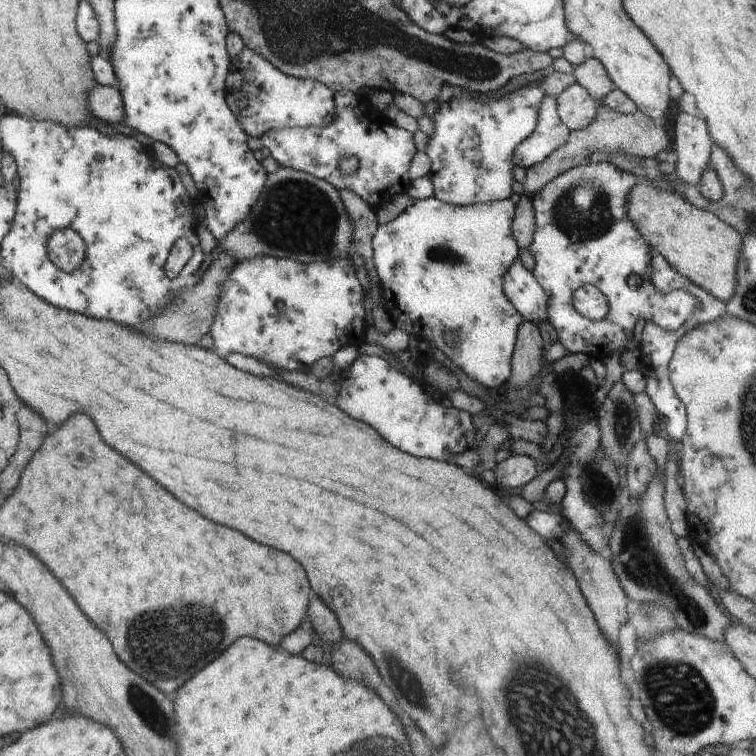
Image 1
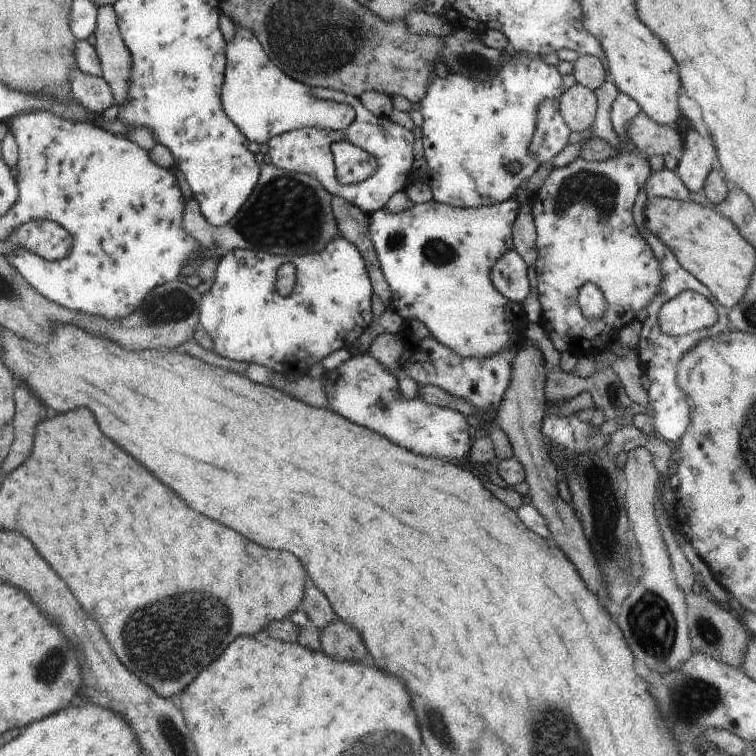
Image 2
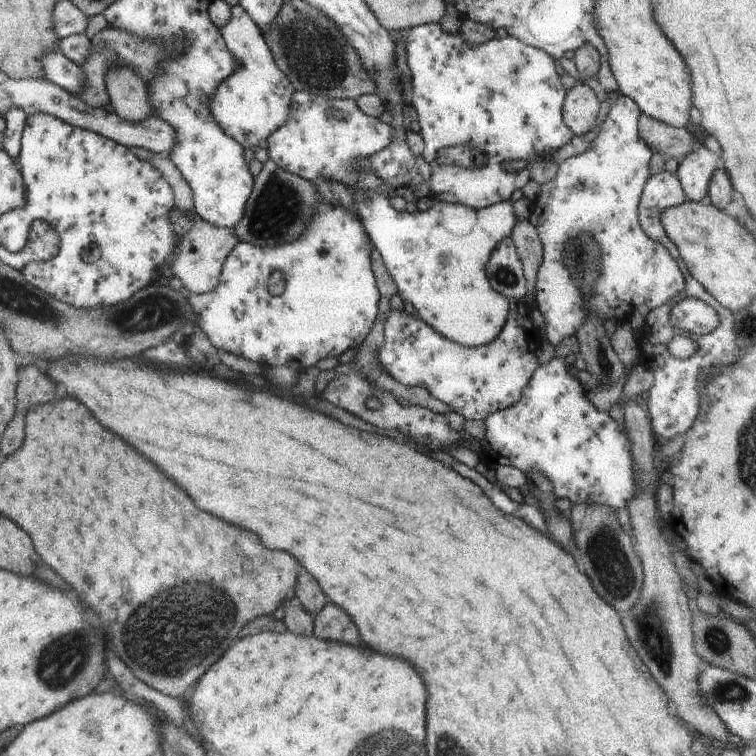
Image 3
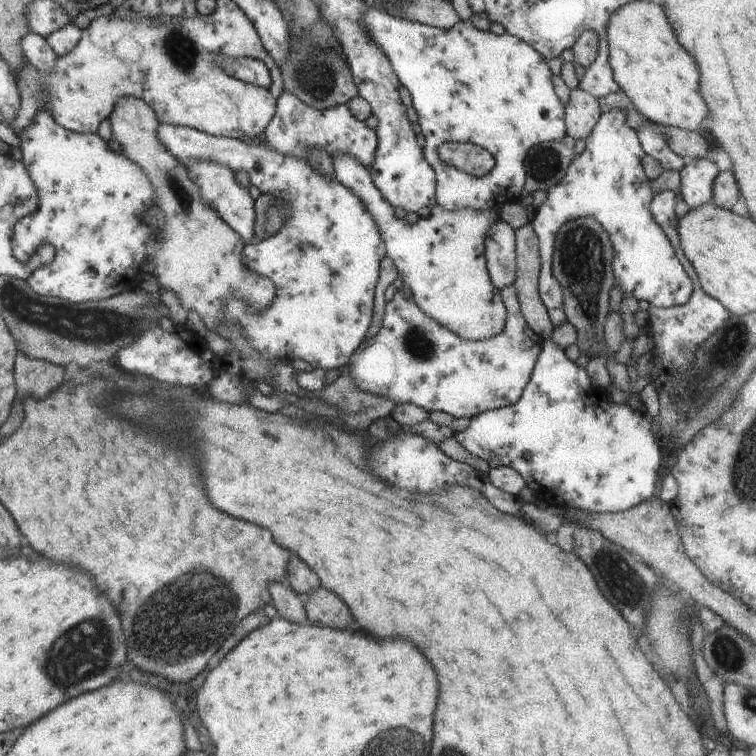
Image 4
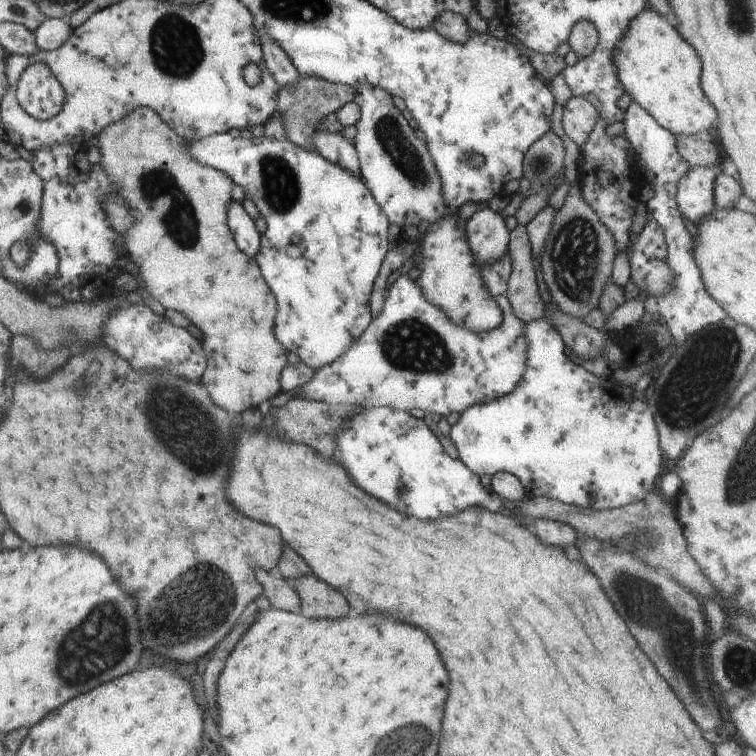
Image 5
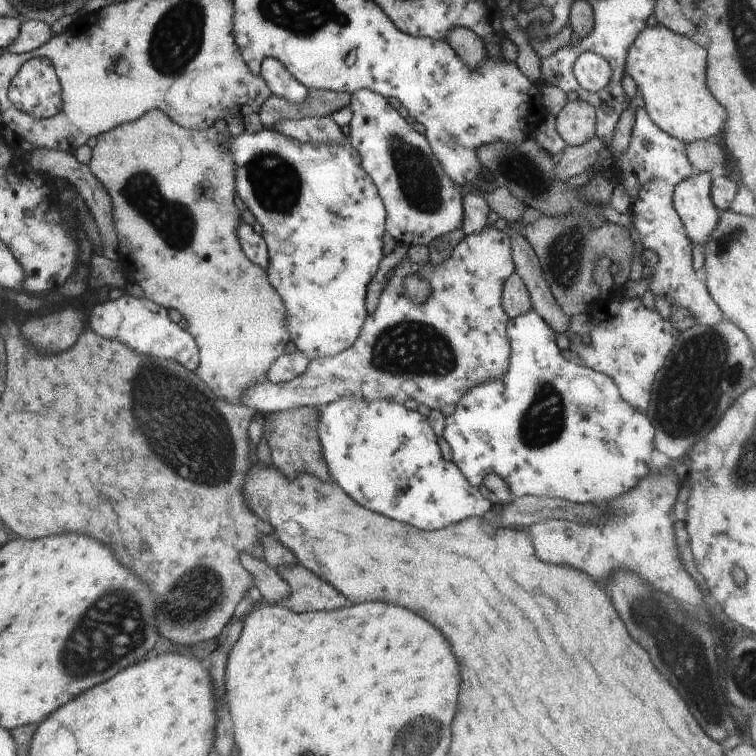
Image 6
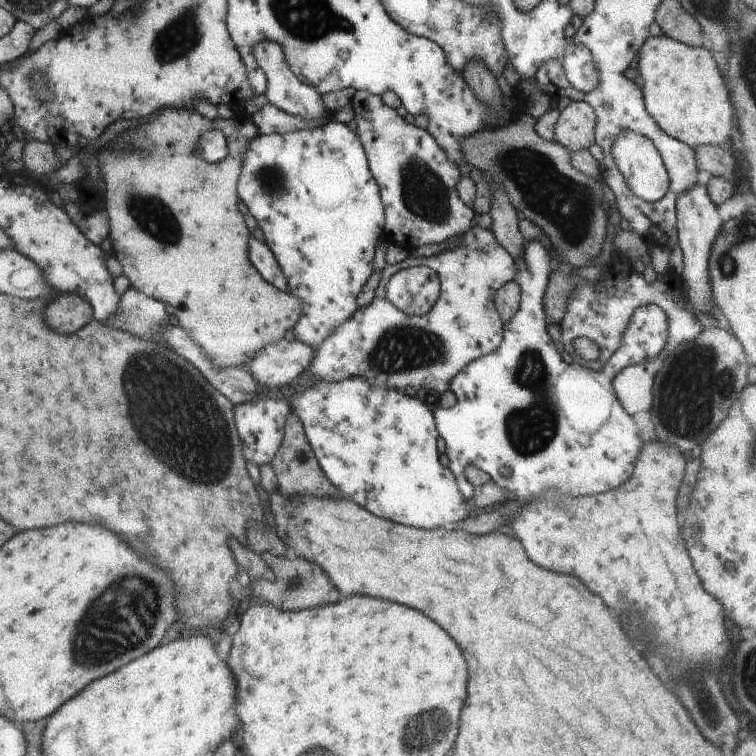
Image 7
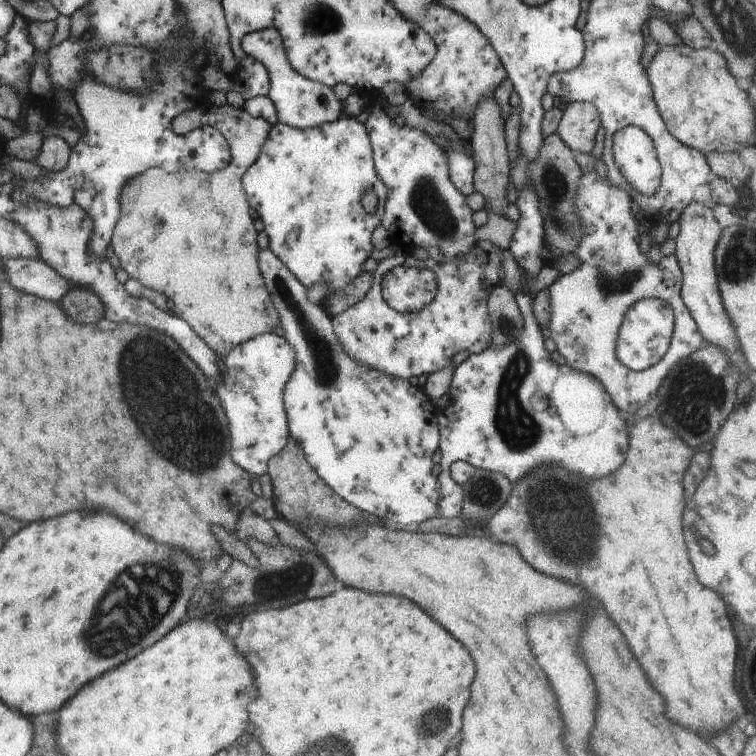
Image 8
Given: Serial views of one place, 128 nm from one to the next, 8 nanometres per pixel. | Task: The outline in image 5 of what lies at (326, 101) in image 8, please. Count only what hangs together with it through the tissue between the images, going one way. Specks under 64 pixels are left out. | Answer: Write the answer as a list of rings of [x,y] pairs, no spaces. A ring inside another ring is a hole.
[[[264,38],[264,42],[261,42],[260,47],[264,66],[268,68],[278,87],[296,86],[300,76],[298,70],[292,66],[290,58],[284,54],[284,50],[280,50],[280,46],[276,46],[276,42],[272,42],[270,38]]]

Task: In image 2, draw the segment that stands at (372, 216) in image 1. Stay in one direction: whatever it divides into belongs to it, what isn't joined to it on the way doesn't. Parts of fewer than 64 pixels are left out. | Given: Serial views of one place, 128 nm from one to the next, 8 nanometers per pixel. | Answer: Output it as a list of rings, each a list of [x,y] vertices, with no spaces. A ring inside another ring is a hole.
[[[333,195],[331,205],[339,232],[360,251],[372,290],[389,307],[392,292],[384,278],[374,245],[369,237],[369,215],[355,204],[350,204],[345,198],[336,195]]]

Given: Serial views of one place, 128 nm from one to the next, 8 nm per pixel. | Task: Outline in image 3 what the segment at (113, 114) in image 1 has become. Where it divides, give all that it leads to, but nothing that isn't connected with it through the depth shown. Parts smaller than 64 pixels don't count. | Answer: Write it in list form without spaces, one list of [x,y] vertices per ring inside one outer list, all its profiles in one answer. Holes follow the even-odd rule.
[[[60,51],[43,53],[42,66],[48,80],[72,95],[78,95],[85,88],[85,74],[82,67],[66,58]]]

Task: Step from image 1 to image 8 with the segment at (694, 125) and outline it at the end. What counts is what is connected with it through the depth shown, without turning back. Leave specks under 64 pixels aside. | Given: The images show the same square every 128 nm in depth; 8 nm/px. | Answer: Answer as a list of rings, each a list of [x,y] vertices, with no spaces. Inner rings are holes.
[[[692,201],[679,216],[680,232],[676,239],[675,255],[683,274],[681,297],[698,330],[706,342],[719,346],[728,356],[729,361],[741,372],[741,380],[746,375],[746,366],[742,354],[738,351],[739,340],[730,317],[724,308],[714,264],[715,248],[722,232],[721,224],[716,220],[713,210],[704,203]]]

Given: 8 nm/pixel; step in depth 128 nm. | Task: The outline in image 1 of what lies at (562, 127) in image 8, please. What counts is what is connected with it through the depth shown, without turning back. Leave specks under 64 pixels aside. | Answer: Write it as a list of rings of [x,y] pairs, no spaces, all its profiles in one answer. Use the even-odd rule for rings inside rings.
[[[580,83],[569,85],[557,96],[557,113],[570,131],[588,127],[596,118],[598,105]]]

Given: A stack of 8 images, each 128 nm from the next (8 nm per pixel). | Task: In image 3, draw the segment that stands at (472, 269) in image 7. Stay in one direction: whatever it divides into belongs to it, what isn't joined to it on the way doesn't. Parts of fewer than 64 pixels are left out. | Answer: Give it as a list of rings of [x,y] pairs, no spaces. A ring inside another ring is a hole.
[[[522,297],[509,301],[510,312],[502,332],[496,340],[476,348],[463,347],[461,344],[449,341],[432,330],[424,321],[412,319],[404,310],[389,310],[385,318],[384,344],[379,350],[381,365],[398,382],[409,387],[424,387],[435,399],[445,402],[452,412],[457,412],[466,420],[485,420],[488,415],[496,411],[514,406],[520,400],[533,372],[539,367],[535,352],[540,346],[540,340],[537,332],[531,328],[528,300]]]

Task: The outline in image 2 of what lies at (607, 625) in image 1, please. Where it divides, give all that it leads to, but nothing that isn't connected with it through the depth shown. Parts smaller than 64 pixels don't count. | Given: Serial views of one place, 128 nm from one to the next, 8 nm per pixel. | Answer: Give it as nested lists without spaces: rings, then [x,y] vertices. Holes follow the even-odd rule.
[[[525,334],[524,344],[516,351],[511,362],[511,382],[504,391],[501,403],[496,410],[496,424],[508,435],[513,448],[513,456],[525,470],[525,481],[529,486],[531,504],[547,520],[547,527],[558,548],[566,554],[566,558],[576,566],[580,578],[586,582],[592,594],[603,592],[607,586],[596,562],[592,545],[586,538],[581,520],[578,518],[571,503],[560,498],[557,482],[560,472],[549,457],[548,448],[541,432],[543,416],[545,415],[544,383],[546,382],[546,362],[538,345],[532,343],[532,338]]]

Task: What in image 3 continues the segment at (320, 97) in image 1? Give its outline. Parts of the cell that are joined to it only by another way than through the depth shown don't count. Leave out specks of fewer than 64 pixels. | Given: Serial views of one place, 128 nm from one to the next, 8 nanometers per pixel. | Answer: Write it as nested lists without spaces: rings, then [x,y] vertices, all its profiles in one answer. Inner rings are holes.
[[[240,4],[231,6],[231,19],[219,31],[228,50],[236,59],[238,69],[235,68],[234,72],[217,86],[209,99],[209,107],[217,125],[220,125],[221,130],[236,140],[241,147],[257,147],[262,140],[267,140],[273,132],[287,123],[291,113],[291,98],[296,90],[288,77],[276,66],[259,26]]]

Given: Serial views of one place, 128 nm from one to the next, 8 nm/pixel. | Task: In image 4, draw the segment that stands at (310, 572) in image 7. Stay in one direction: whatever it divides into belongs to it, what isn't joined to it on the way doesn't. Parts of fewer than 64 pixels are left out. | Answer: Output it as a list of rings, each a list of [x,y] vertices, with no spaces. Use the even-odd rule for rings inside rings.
[[[322,586],[309,592],[304,600],[307,622],[312,626],[336,630],[350,630],[352,628],[354,620],[350,616],[348,606],[338,596],[324,590]]]

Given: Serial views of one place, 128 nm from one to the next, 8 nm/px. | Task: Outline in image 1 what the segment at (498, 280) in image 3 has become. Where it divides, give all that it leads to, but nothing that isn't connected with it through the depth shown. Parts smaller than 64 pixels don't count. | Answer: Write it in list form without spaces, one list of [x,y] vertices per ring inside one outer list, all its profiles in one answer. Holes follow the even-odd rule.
[[[516,259],[506,272],[503,288],[508,300],[523,319],[537,325],[548,318],[548,297],[532,272]]]

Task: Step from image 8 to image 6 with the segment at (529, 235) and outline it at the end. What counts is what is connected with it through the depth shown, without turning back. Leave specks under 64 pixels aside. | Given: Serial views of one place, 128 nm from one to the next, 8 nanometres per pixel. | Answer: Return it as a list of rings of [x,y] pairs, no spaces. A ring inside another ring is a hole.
[[[534,310],[528,311],[525,315],[514,317],[507,324],[507,335],[509,336],[511,353],[509,358],[509,368],[507,372],[501,375],[500,379],[493,377],[485,383],[469,389],[466,394],[456,403],[456,411],[451,416],[445,418],[445,428],[441,437],[452,449],[452,463],[454,463],[460,472],[468,479],[468,482],[477,489],[483,484],[483,478],[490,473],[500,475],[509,489],[517,499],[524,495],[534,495],[537,497],[552,497],[555,499],[564,499],[571,503],[588,504],[608,504],[616,500],[618,496],[626,494],[632,490],[642,478],[651,474],[653,468],[652,450],[654,450],[655,430],[651,425],[650,419],[639,410],[634,410],[631,404],[628,404],[619,393],[616,383],[604,373],[592,370],[590,367],[579,366],[572,361],[566,360],[562,351],[556,344],[556,333],[548,326],[548,323]]]

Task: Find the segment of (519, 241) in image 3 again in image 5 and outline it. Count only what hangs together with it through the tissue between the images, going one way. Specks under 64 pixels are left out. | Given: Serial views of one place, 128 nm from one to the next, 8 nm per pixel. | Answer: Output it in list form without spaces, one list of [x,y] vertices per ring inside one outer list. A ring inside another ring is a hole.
[[[517,225],[510,232],[508,248],[512,258],[512,270],[507,283],[507,298],[512,312],[524,323],[546,319],[536,280],[538,276],[532,262],[532,248],[524,226]]]

